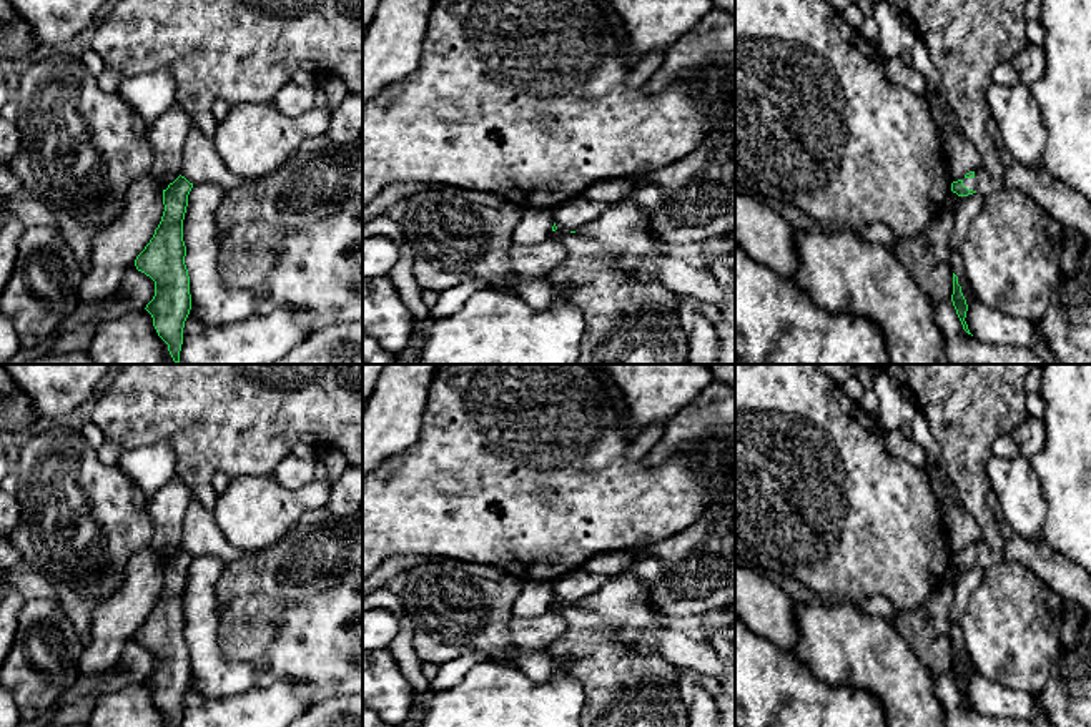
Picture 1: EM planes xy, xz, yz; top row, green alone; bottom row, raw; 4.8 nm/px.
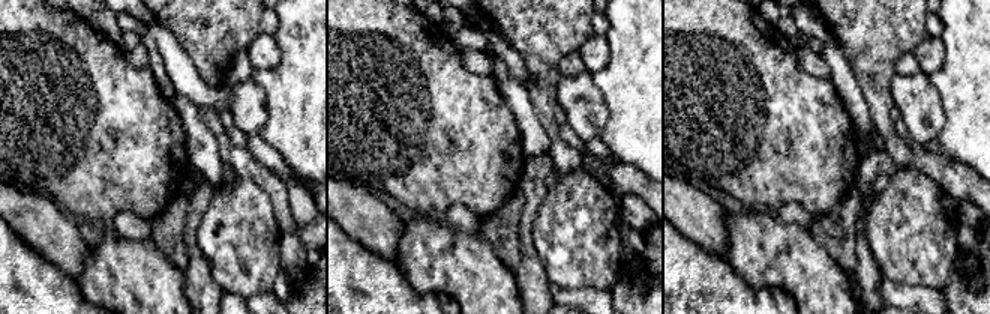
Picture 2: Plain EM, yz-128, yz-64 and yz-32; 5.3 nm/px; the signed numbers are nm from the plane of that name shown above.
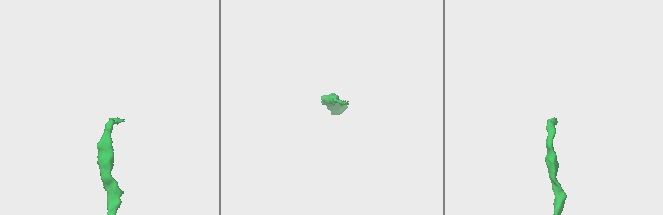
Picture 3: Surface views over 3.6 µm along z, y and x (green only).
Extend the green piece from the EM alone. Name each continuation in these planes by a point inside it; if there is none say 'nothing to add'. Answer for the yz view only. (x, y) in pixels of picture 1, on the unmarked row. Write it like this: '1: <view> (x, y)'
1: yz (983, 554)

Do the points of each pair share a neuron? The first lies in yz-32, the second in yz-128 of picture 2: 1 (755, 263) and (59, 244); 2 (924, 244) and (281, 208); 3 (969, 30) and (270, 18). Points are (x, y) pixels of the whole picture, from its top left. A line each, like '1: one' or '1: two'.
1: two
2: two
3: two

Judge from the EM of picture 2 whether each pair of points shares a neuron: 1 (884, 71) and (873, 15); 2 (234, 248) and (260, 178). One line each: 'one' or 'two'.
1: one
2: two

